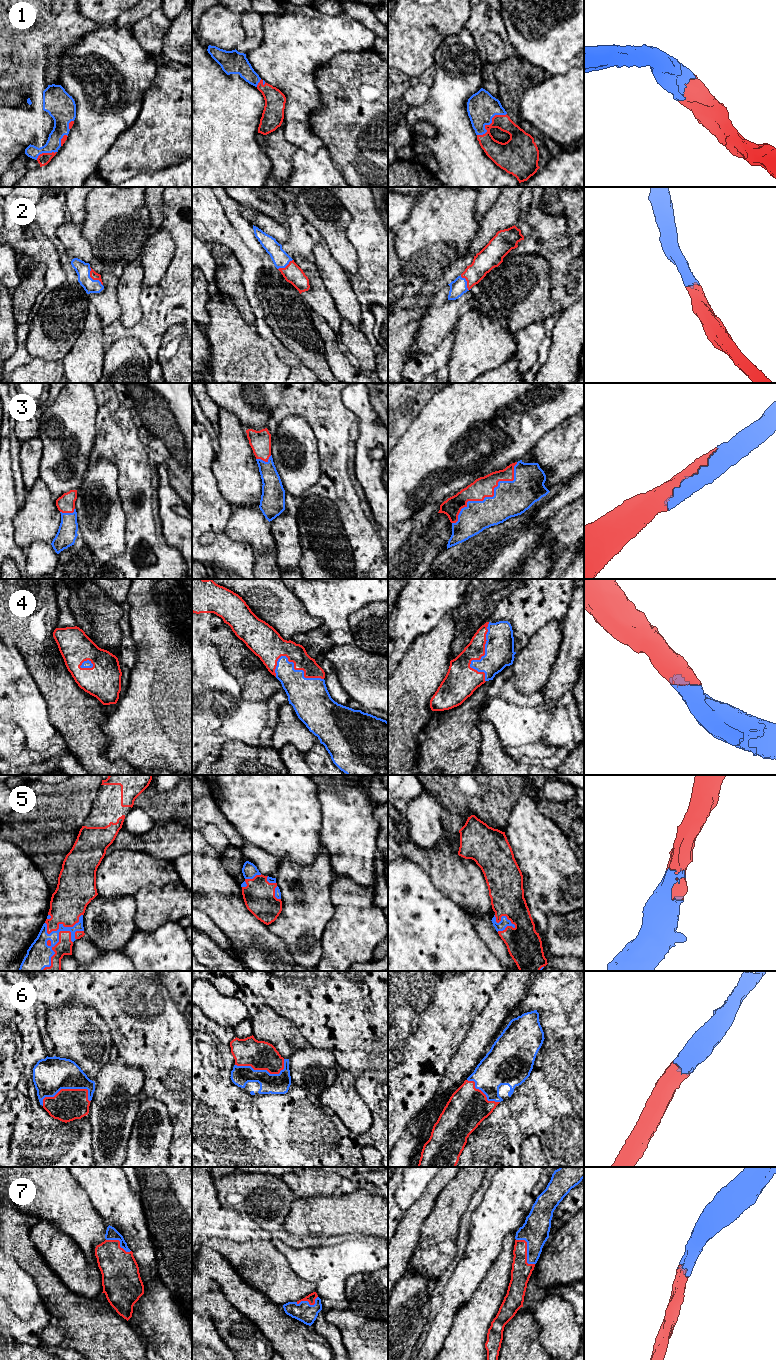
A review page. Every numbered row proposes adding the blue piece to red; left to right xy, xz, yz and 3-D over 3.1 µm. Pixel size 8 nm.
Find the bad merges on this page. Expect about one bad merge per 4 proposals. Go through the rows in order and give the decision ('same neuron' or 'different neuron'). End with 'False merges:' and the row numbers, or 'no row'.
1: same neuron
2: same neuron
3: same neuron
4: same neuron
5: same neuron
6: same neuron
7: same neuron
False merges: no row

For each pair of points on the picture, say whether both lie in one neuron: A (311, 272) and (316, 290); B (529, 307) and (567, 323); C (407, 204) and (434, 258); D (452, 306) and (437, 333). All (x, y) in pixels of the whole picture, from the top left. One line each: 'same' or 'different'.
A: same
B: different
C: different
D: same

